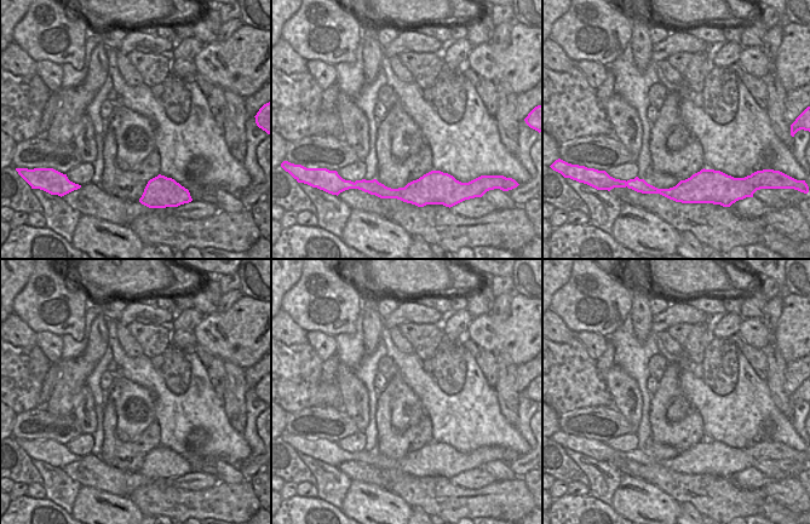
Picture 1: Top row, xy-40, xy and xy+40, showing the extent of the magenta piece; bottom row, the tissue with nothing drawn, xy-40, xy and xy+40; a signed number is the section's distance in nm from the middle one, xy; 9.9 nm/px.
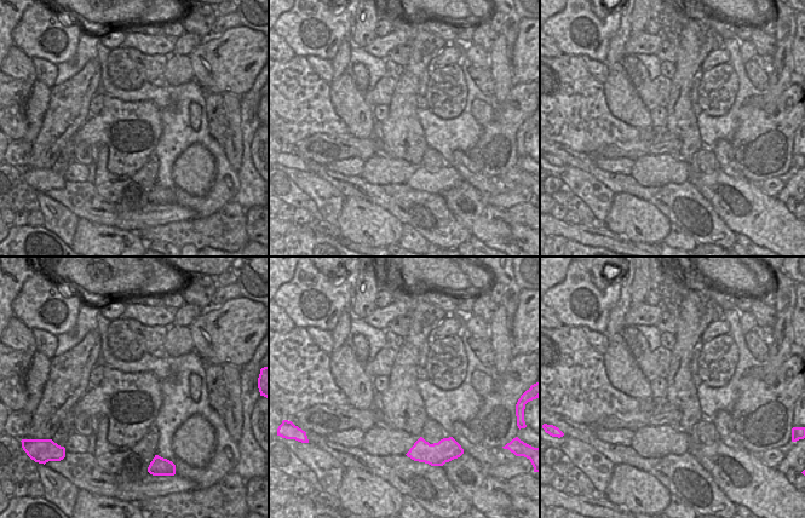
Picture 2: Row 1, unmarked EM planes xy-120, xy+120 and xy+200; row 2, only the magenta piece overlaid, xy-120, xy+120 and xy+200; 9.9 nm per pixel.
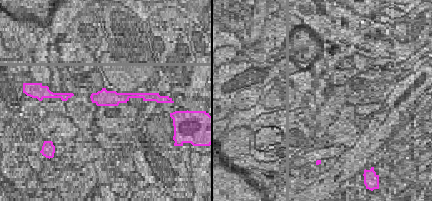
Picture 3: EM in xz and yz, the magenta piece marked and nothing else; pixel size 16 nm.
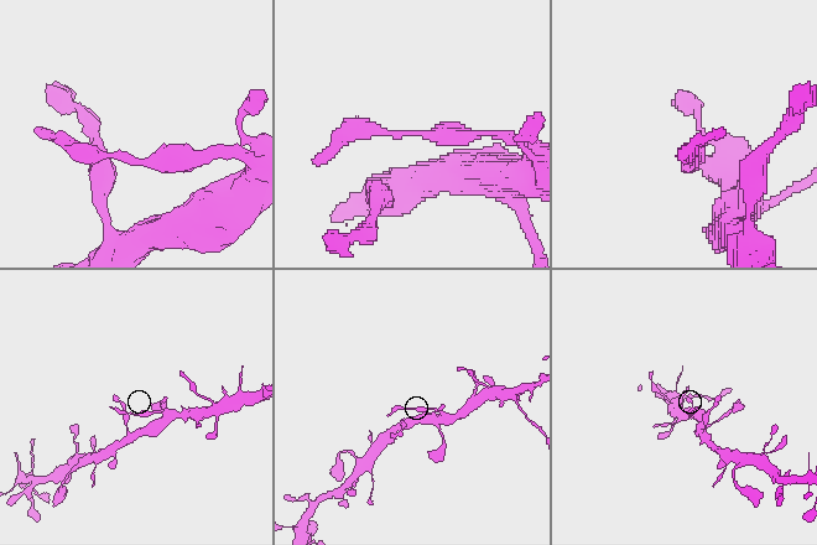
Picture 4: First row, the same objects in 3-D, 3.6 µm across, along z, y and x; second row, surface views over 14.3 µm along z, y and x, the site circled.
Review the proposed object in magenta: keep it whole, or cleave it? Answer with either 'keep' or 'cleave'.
cleave

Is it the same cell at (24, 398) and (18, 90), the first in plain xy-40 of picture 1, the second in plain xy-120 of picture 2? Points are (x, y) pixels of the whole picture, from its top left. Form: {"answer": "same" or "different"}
{"answer": "same"}

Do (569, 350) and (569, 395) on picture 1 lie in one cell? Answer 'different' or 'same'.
same

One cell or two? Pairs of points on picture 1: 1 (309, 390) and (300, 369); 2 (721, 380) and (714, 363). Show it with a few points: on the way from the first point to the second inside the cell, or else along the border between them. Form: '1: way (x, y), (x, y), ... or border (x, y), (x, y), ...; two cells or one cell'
1: way (306, 385), (306, 380), (302, 374); one cell
2: way (721, 376), (718, 367); one cell

